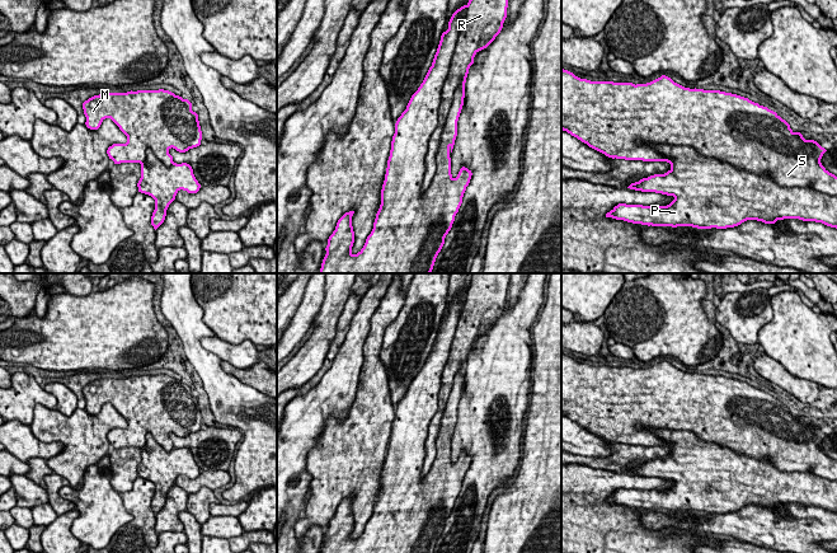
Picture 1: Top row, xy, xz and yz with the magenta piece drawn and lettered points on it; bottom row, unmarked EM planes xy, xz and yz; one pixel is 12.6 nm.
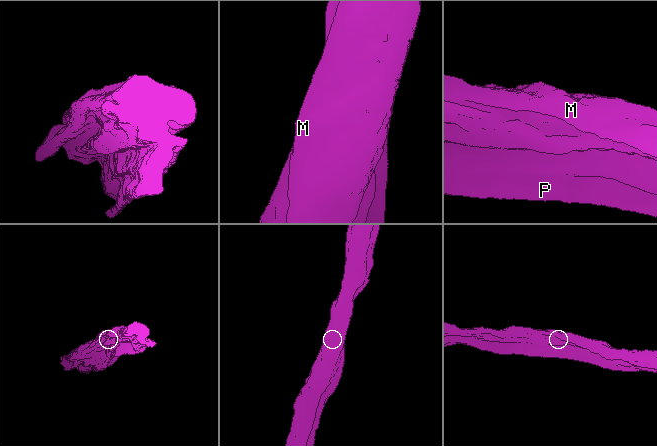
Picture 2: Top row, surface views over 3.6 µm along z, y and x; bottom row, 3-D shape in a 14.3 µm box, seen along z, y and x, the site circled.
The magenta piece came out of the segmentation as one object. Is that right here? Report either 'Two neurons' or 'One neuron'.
Two neurons

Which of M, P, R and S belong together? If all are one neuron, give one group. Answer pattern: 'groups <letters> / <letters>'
groups M S / P R

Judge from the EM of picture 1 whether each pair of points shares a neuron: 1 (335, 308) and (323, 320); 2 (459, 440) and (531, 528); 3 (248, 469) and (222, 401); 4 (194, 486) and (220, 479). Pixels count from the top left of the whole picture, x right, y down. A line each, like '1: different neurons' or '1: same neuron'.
1: same neuron
2: different neurons
3: same neuron
4: same neuron

